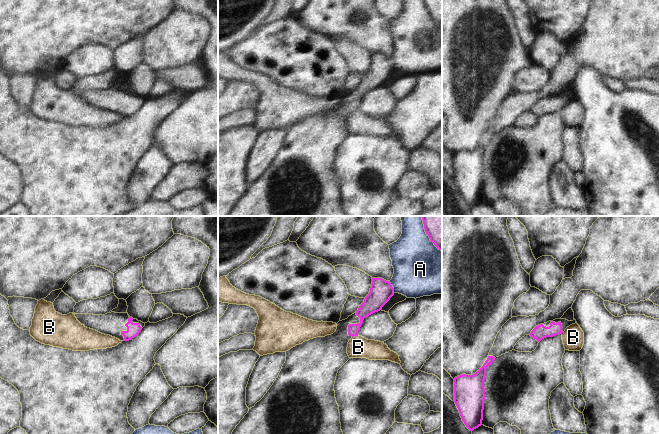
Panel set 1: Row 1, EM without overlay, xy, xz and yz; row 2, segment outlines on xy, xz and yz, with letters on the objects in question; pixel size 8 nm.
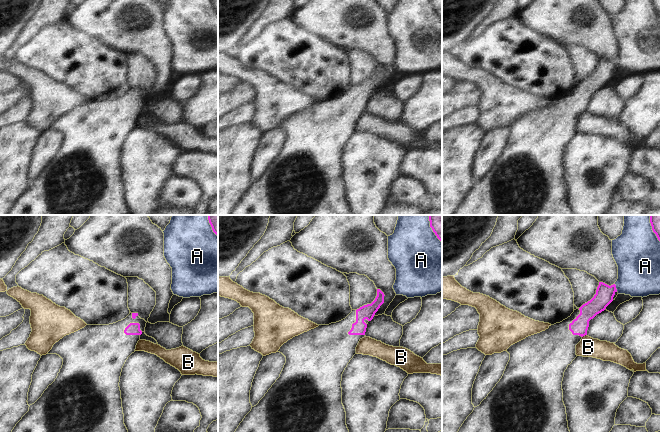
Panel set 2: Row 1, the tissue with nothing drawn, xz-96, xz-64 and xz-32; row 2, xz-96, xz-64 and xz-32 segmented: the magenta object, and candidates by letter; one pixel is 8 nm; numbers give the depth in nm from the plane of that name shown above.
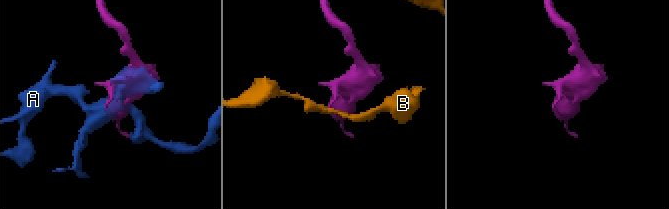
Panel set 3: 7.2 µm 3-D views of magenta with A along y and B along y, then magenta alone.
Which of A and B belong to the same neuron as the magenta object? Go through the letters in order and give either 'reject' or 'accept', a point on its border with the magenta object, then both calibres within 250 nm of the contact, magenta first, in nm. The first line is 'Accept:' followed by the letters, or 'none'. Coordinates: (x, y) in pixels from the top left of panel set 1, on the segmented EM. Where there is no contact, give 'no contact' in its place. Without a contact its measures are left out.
Accept: none
A: reject | xz (392, 287) | 180/400 nm
B: reject | xz (354, 335) | 120/180 nm

